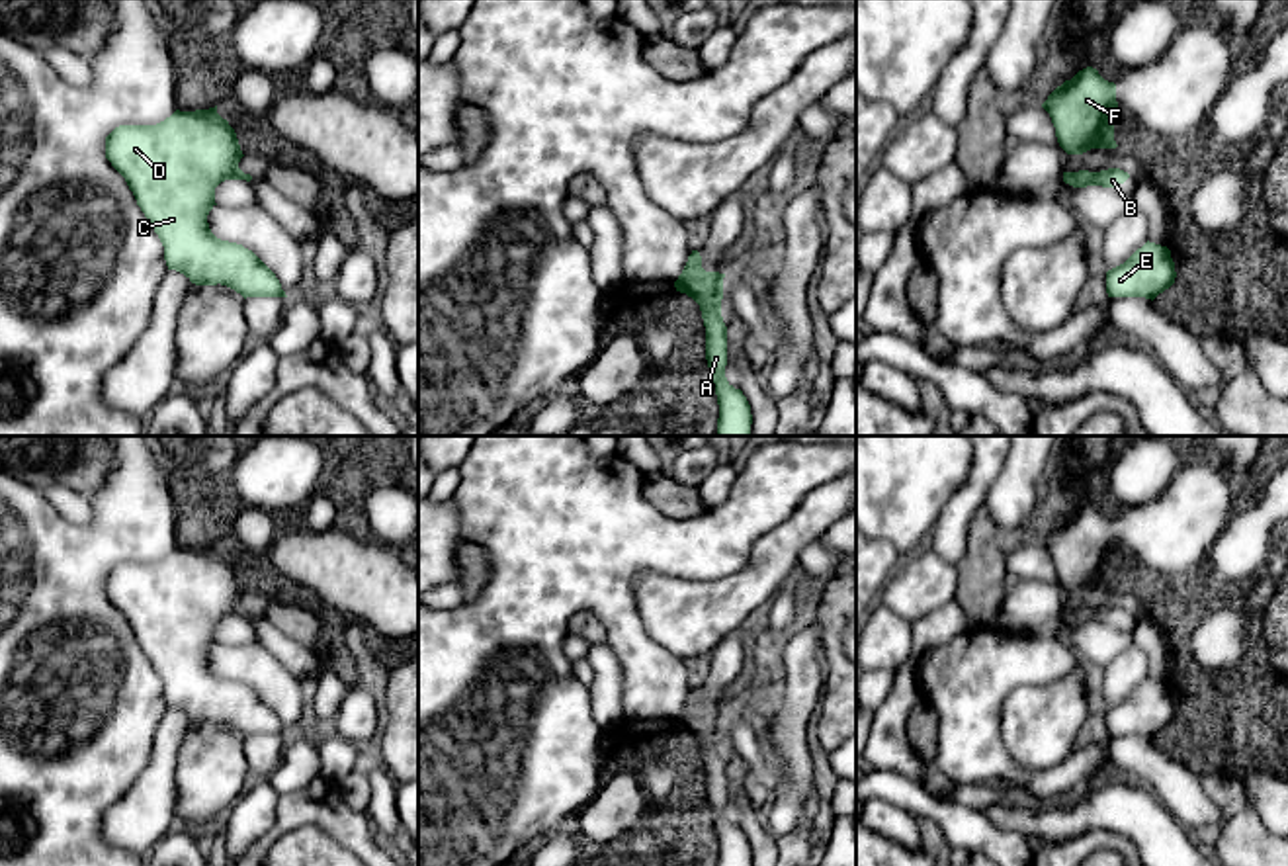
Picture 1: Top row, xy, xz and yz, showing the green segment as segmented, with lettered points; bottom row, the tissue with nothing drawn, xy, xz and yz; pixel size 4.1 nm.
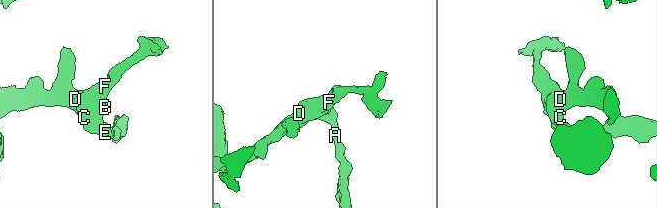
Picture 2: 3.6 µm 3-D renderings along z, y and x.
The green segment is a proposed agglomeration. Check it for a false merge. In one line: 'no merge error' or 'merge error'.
no merge error

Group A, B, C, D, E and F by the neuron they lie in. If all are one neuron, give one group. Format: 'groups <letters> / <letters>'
groups A B C D E F

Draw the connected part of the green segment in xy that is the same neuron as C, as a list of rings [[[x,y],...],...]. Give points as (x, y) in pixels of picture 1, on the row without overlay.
[[[209,547],[180,549],[156,563],[119,563],[106,575],[106,596],[125,616],[137,643],[164,684],[168,708],[195,723],[227,723],[246,735],[287,735],[276,712],[248,686],[217,676],[207,661],[215,626],[225,618],[252,614],[238,606],[242,588],[235,567]]]

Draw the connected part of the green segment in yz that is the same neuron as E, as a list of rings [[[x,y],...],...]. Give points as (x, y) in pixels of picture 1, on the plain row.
[[[1145,680],[1124,702],[1106,710],[1108,735],[1155,737],[1175,721],[1177,710],[1167,684]]]

